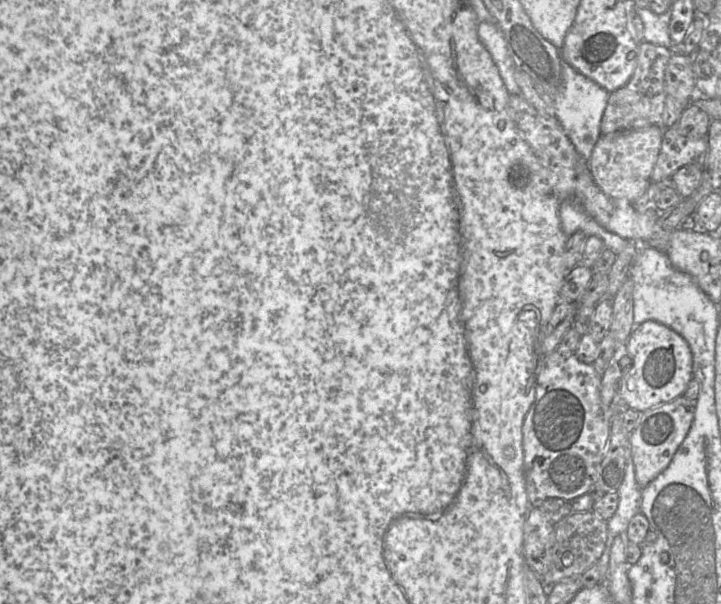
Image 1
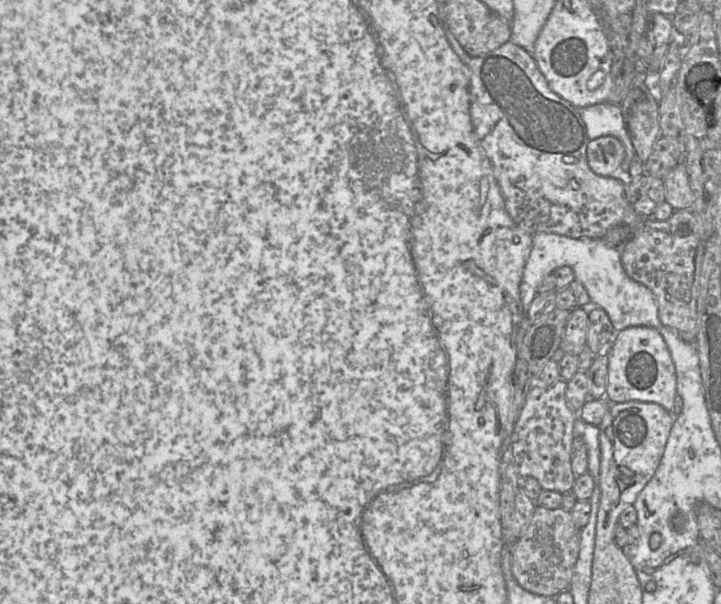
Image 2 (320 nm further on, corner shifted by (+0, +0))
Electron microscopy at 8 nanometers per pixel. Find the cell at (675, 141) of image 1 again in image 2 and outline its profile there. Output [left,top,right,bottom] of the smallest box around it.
[663,163,694,210]

